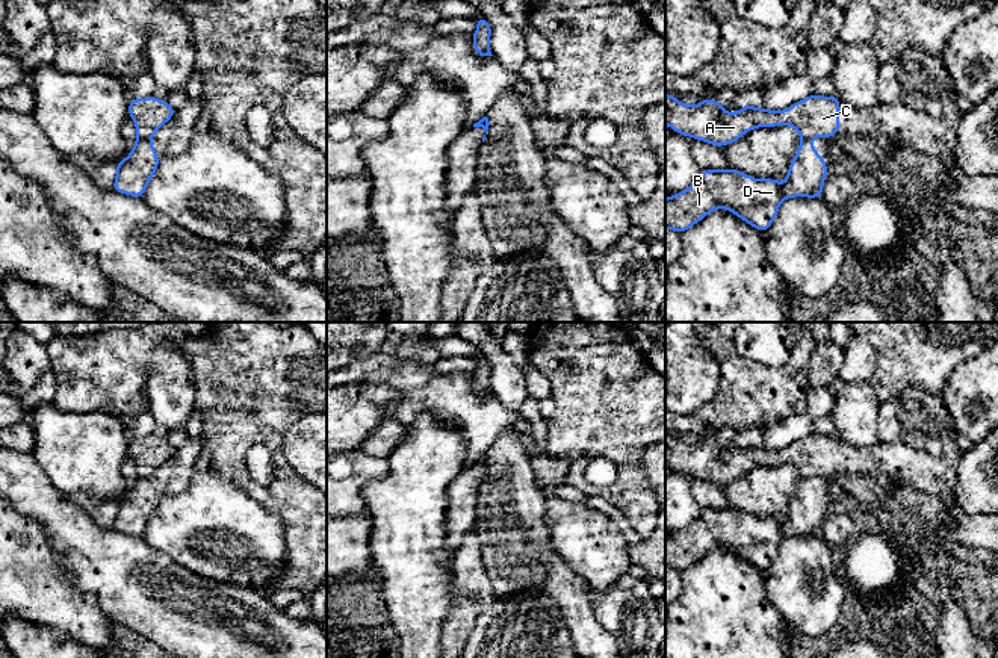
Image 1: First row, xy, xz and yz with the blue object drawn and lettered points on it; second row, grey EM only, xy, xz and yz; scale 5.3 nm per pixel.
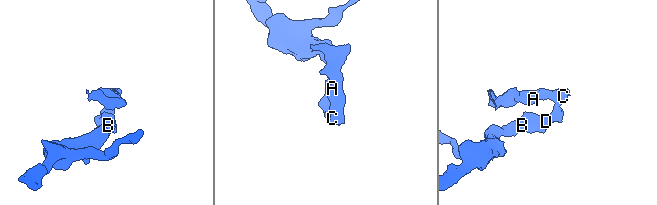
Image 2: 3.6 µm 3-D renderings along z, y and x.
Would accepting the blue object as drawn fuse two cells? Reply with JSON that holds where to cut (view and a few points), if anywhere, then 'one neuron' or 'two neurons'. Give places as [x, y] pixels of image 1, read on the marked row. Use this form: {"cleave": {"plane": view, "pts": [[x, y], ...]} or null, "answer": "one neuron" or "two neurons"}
{"cleave": {"plane": "xy", "pts": [[138, 138], [150, 141]]}, "answer": "two neurons"}

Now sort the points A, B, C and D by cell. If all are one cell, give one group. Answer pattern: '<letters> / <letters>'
A C / B D

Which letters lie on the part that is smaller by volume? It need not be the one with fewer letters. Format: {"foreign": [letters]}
{"foreign": ["A", "C"]}

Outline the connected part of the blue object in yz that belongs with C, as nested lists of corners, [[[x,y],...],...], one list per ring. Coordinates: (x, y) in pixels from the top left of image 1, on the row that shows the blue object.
[[[665,94],[665,126],[715,147],[729,145],[756,127],[779,124],[794,127],[801,139],[830,138],[839,133],[839,103],[838,95],[829,98],[812,94],[782,112],[742,106],[738,112],[729,113],[715,98],[688,106]]]

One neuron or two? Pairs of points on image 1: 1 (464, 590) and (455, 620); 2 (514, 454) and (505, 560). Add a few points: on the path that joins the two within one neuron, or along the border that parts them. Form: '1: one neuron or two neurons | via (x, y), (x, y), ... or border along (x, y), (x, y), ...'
1: one neuron | via (464, 598), (463, 613)
2: one neuron | via (514, 480), (522, 492), (522, 534)

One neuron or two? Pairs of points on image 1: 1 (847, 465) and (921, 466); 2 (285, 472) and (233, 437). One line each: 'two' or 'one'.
1: one
2: one

